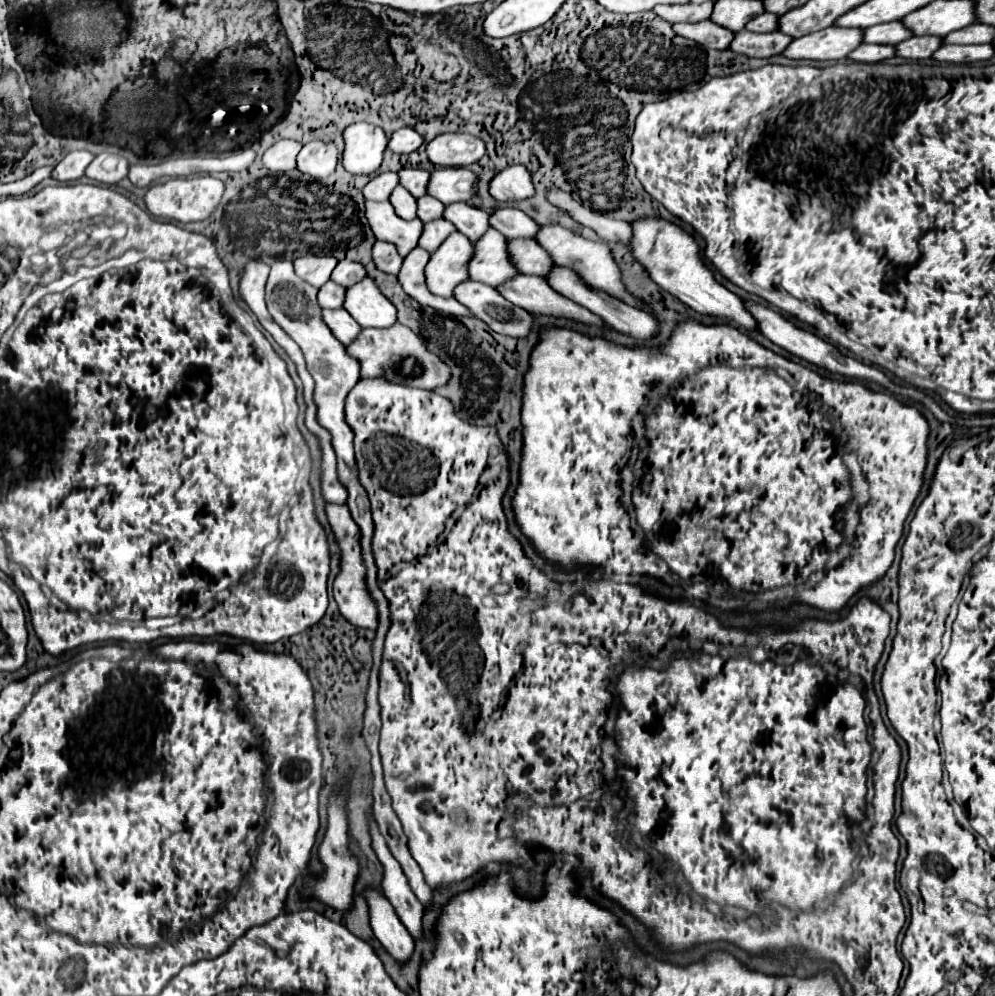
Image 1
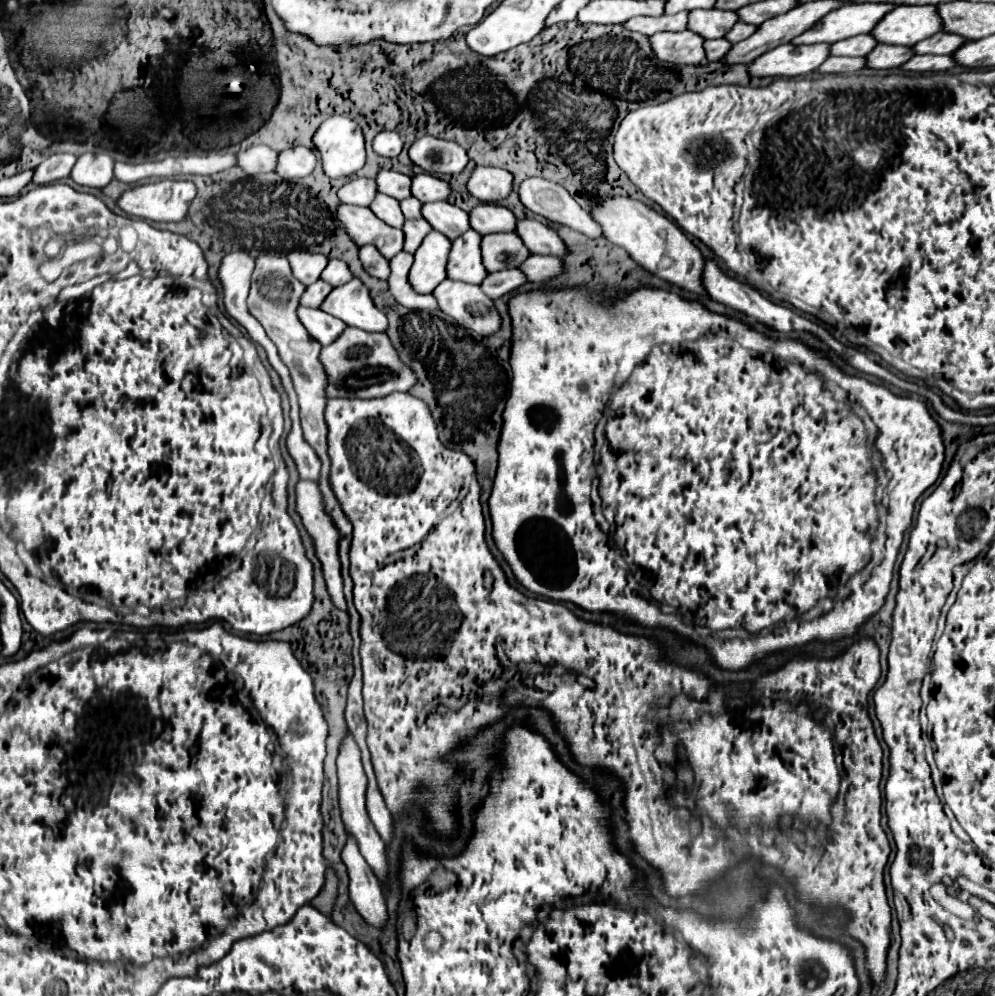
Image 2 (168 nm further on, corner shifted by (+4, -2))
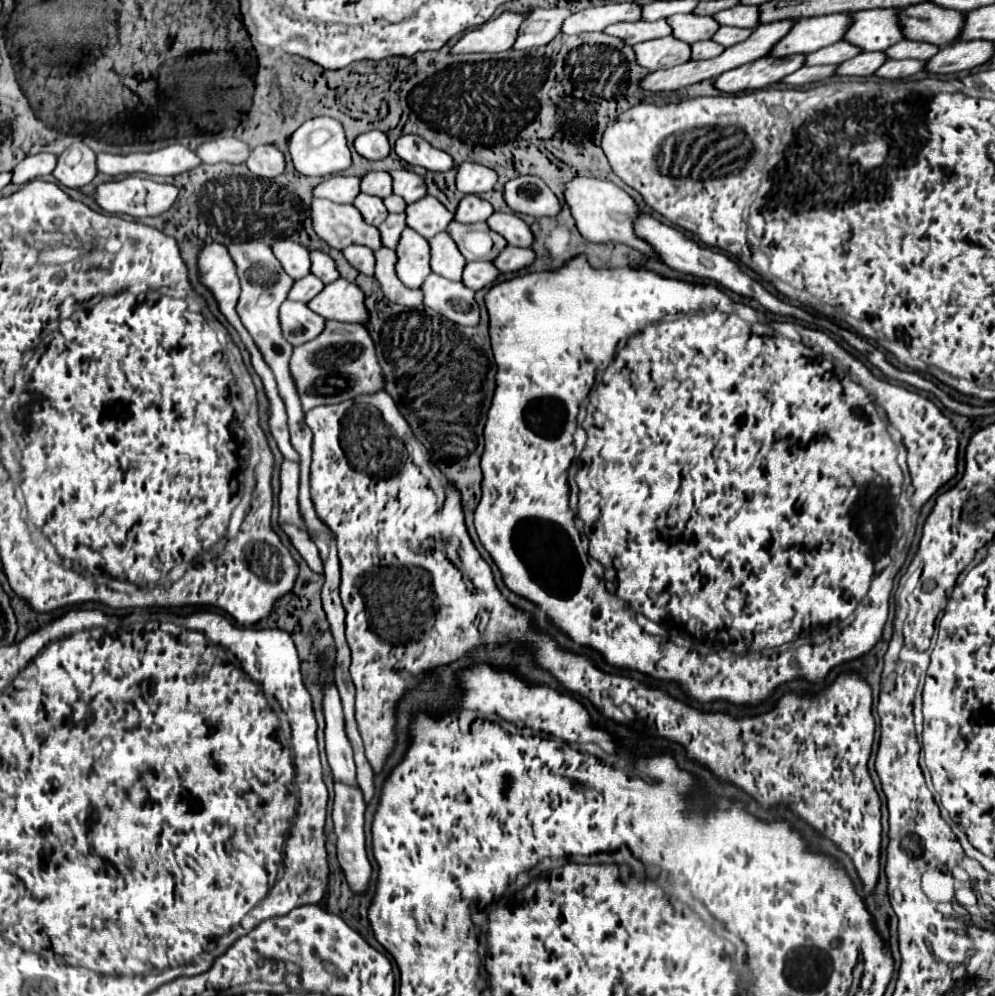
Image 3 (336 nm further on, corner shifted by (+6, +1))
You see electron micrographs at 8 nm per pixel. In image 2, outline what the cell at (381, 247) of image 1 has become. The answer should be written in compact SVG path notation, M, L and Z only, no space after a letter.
M362 246L360 248L360 260L364 264L364 270L374 278L388 278L390 276L390 262L378 252L376 246Z

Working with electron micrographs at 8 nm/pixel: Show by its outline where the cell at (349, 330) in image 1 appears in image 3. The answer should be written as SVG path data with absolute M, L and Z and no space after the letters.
M284 301L280 307L280 327L282 335L290 345L302 345L318 337L324 329L324 319L306 309L304 303Z

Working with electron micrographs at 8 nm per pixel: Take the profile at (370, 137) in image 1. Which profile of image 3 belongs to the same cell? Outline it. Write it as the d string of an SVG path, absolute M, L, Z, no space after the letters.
M314 117L314 119L304 121L290 135L290 157L292 157L296 171L302 175L308 175L308 177L330 177L352 165L344 129L332 117Z

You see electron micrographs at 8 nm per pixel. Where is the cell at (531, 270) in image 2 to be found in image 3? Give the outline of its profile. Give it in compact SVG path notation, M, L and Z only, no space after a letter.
M506 247L498 253L498 257L492 261L494 267L502 273L512 273L528 267L534 261L534 251L520 249L520 247Z

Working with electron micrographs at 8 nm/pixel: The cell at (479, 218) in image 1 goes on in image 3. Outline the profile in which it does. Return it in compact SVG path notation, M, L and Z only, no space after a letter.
M430 195L406 207L406 225L426 239L446 231L446 225L452 219L454 219L454 213L450 213L436 197L430 197Z

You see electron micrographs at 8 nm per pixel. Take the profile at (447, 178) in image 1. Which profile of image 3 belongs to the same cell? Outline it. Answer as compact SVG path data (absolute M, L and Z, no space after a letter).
M400 169L400 171L388 171L388 173L392 175L392 193L400 195L406 203L414 203L422 195L426 195L424 179L414 171Z

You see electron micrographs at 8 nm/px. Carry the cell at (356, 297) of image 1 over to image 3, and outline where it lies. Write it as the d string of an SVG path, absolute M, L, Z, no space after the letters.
M336 279L324 285L324 289L316 297L312 297L306 305L324 319L344 323L366 321L362 291L354 283L348 283L346 279Z

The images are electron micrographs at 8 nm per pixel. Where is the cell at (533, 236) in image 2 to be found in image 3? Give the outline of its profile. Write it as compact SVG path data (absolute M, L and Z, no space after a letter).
M492 213L486 223L512 247L530 247L534 241L528 225L516 213Z

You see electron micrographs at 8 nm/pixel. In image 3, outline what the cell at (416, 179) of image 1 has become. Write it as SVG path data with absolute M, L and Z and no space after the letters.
M366 173L360 179L360 191L376 197L388 197L392 193L392 177L388 173Z

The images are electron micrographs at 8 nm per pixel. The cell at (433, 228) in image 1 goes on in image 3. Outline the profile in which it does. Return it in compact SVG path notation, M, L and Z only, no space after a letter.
M402 213L398 215L388 215L386 221L382 225L378 225L378 231L380 231L380 239L382 239L382 245L388 247L388 249L396 249L398 245L398 237L402 233L402 229L406 229L406 217L402 217Z

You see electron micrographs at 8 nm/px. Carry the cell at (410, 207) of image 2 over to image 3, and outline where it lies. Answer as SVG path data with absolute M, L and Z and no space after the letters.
M388 195L388 197L384 197L382 201L384 201L388 213L404 213L404 209L406 209L406 203L404 203L402 197L398 197L398 195Z

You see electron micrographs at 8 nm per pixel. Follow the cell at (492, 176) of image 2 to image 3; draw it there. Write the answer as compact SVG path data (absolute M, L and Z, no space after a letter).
M460 163L456 169L456 187L462 193L486 193L496 185L496 173L478 163Z

